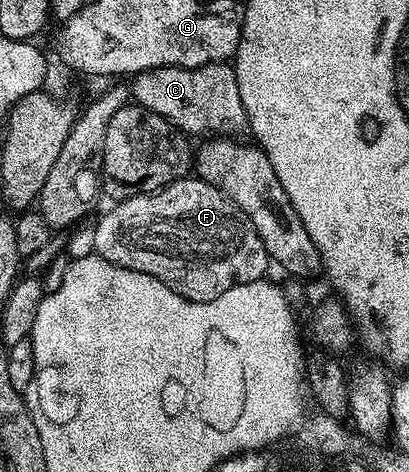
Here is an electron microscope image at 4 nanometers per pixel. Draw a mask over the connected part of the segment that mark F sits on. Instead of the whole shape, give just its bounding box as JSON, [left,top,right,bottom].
[95,176,270,302]

